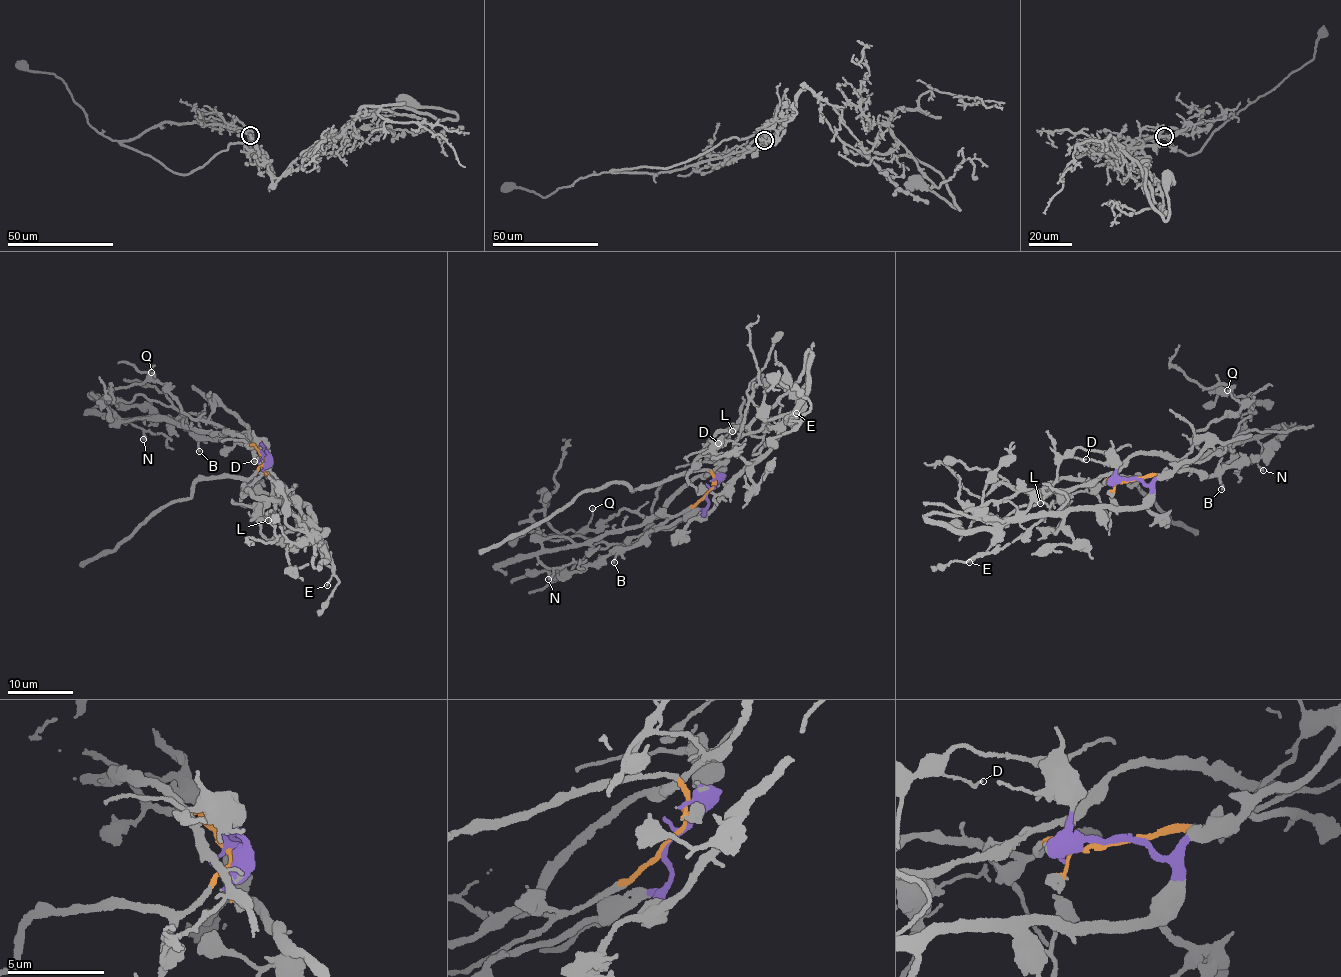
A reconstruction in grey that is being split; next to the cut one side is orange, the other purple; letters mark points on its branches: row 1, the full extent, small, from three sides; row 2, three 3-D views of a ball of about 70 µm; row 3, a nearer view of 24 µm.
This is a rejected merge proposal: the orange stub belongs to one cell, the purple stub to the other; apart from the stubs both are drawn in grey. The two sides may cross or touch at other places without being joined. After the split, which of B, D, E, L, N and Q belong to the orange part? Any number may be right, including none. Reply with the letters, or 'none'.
D, E, L, N, Q

